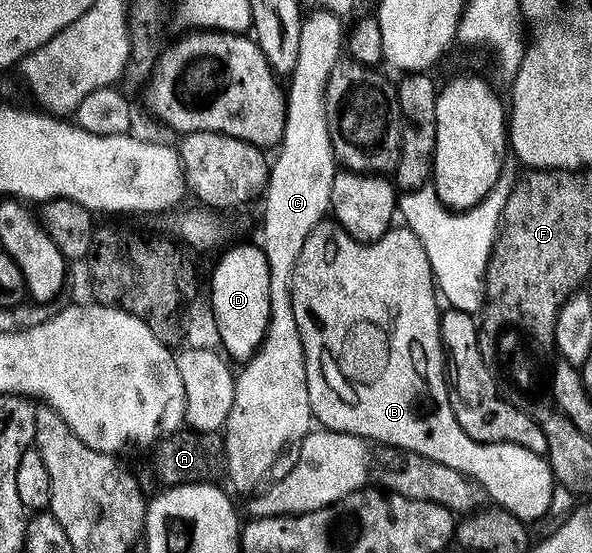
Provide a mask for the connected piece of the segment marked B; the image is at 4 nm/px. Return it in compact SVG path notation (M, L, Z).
M321 224L315 226L306 236L306 244L302 244L302 252L298 256L298 264L294 268L292 277L292 299L294 300L294 320L298 320L298 332L300 342L304 346L304 371L306 383L309 389L310 408L312 417L325 430L336 430L338 433L354 434L359 438L373 442L384 442L385 447L398 450L418 452L430 460L438 460L438 464L446 464L450 468L458 468L467 478L472 478L480 483L489 499L502 510L509 510L514 516L521 518L526 524L532 524L535 518L540 518L552 506L552 486L554 479L552 469L548 466L545 455L535 454L521 446L506 444L505 442L475 442L458 424L458 420L452 411L452 405L448 399L448 379L446 377L446 355L444 345L440 339L441 303L438 301L438 287L432 277L430 260L426 256L426 248L414 236L414 232L403 224L393 225L376 242L356 242L353 238L342 239L342 231L335 224Z

